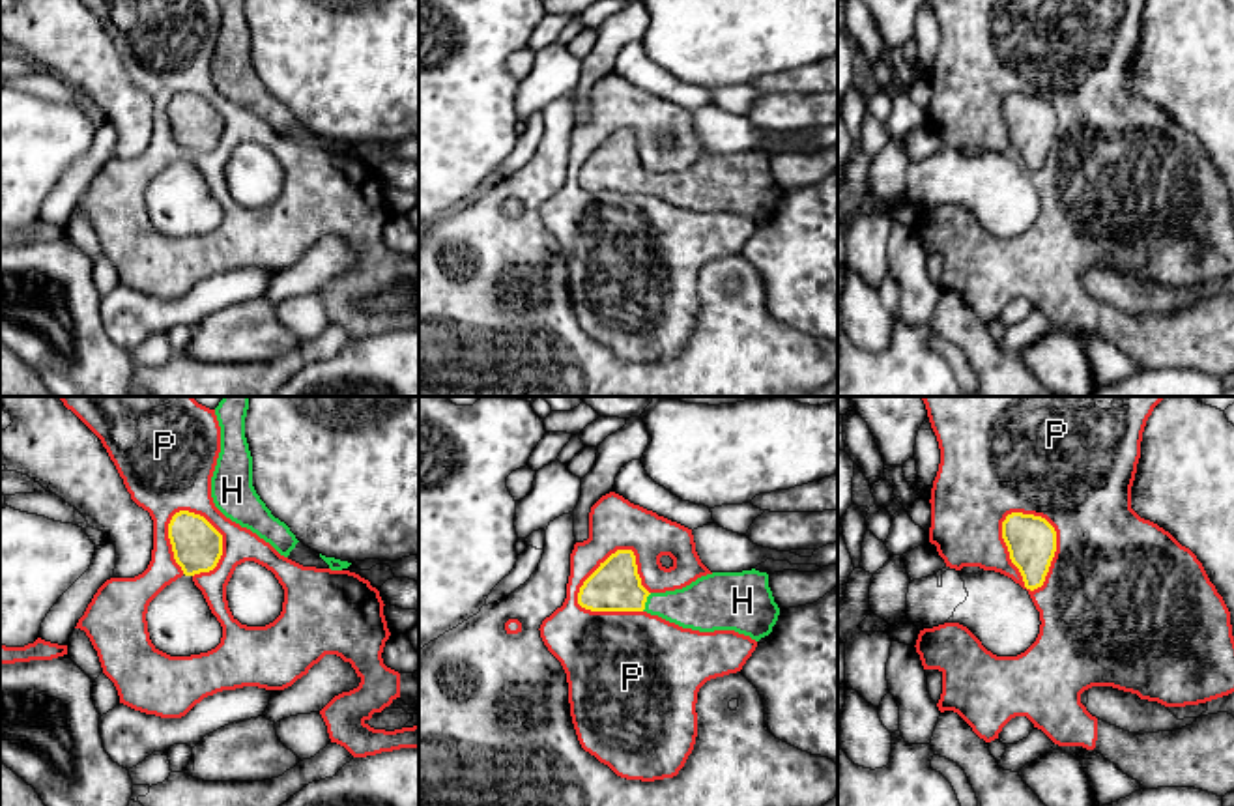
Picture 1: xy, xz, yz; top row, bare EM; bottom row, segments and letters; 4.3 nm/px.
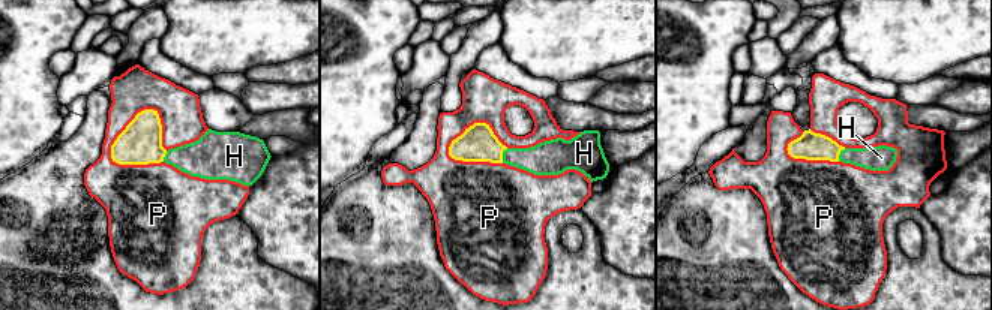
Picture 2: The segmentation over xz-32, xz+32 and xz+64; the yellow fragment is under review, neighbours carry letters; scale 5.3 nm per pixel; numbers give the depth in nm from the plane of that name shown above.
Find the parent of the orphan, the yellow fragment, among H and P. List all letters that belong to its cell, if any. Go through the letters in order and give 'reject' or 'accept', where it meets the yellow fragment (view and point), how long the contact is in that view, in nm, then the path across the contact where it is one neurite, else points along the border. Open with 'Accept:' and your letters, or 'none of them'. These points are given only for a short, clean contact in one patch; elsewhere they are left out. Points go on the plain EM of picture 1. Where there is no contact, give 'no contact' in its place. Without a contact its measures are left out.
Accept: H
H: accept | xz (645, 182) | 90 nm | across xz (616, 167), (645, 182), (703, 186)
P: reject | yz (1008, 131) | 360 nm

